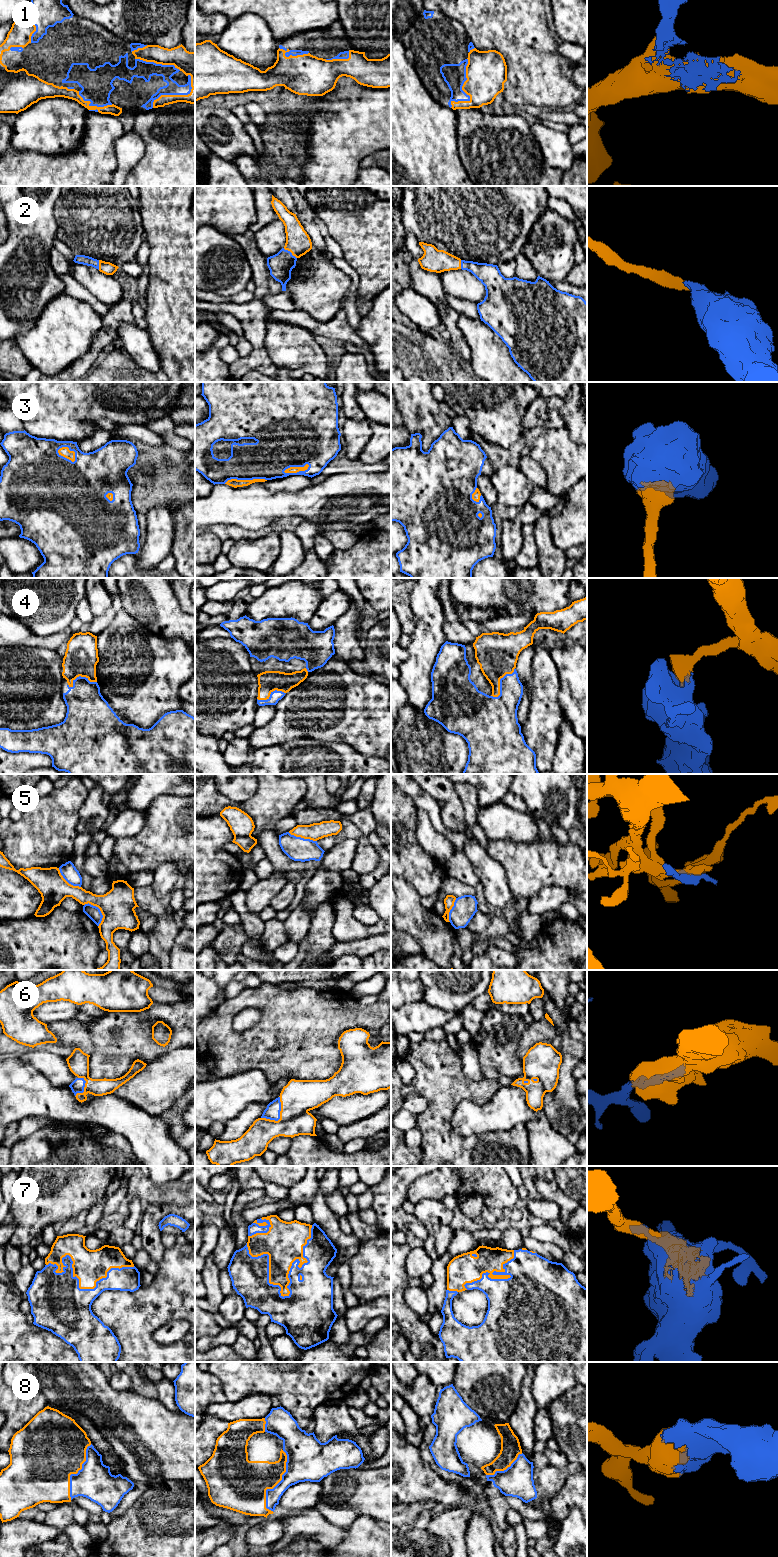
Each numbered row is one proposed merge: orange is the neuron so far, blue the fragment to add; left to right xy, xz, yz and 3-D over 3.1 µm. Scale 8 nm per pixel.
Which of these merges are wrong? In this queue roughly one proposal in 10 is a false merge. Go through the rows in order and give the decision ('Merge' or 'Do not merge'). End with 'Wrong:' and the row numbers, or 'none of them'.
1: Merge
2: Merge
3: Merge
4: Merge
5: Do not merge
6: Merge
7: Merge
8: Merge
Wrong: 5

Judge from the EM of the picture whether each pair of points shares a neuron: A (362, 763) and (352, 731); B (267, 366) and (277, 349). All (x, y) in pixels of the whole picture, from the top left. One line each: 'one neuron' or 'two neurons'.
A: two neurons
B: two neurons

